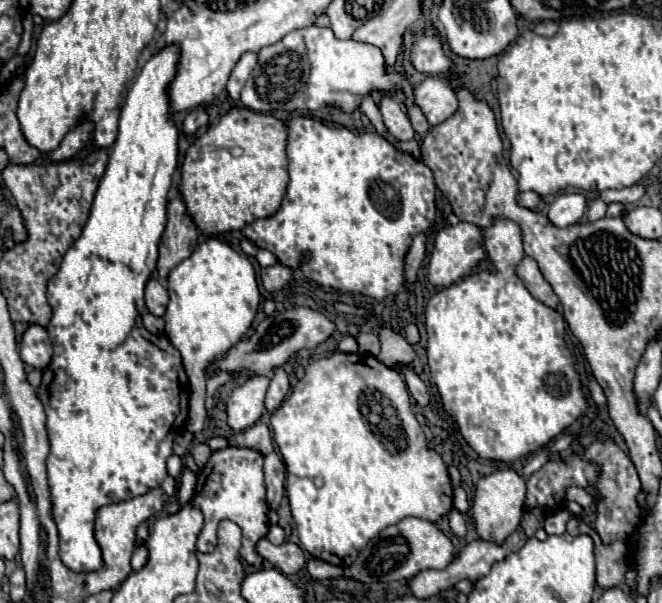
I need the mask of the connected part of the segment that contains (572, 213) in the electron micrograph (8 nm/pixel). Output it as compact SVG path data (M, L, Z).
M565 193L559 195L551 205L549 205L549 221L557 227L567 227L577 223L587 209L587 197L579 193Z

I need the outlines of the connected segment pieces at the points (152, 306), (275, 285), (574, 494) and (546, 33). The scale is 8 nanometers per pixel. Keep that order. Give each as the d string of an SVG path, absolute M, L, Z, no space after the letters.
M149 279L145 287L145 305L153 315L165 315L169 295L167 289L157 279Z
M277 263L277 265L271 265L271 267L265 267L261 269L261 281L263 281L263 287L267 291L277 291L277 289L283 289L291 279L291 269Z
M575 486L567 488L566 497L568 501L577 502L584 508L592 506L595 502L595 498L590 493Z
M539 21L539 23L535 23L533 31L537 35L543 35L543 37L553 37L557 33L557 23L553 23L553 21Z

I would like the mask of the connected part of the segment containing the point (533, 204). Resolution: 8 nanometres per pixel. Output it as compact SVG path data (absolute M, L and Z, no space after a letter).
M525 191L525 193L519 193L519 203L527 209L537 209L541 197L535 193L535 191Z

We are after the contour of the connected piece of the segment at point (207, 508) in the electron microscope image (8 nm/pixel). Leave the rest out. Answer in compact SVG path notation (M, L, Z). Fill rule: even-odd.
M225 447L225 449L215 451L207 461L207 469L203 467L197 477L197 489L193 495L193 503L205 515L205 527L197 541L207 539L207 519L231 519L243 529L241 557L249 565L261 567L263 557L255 551L255 545L269 531L269 519L267 519L269 507L265 503L263 455L259 451L241 449L241 447Z

